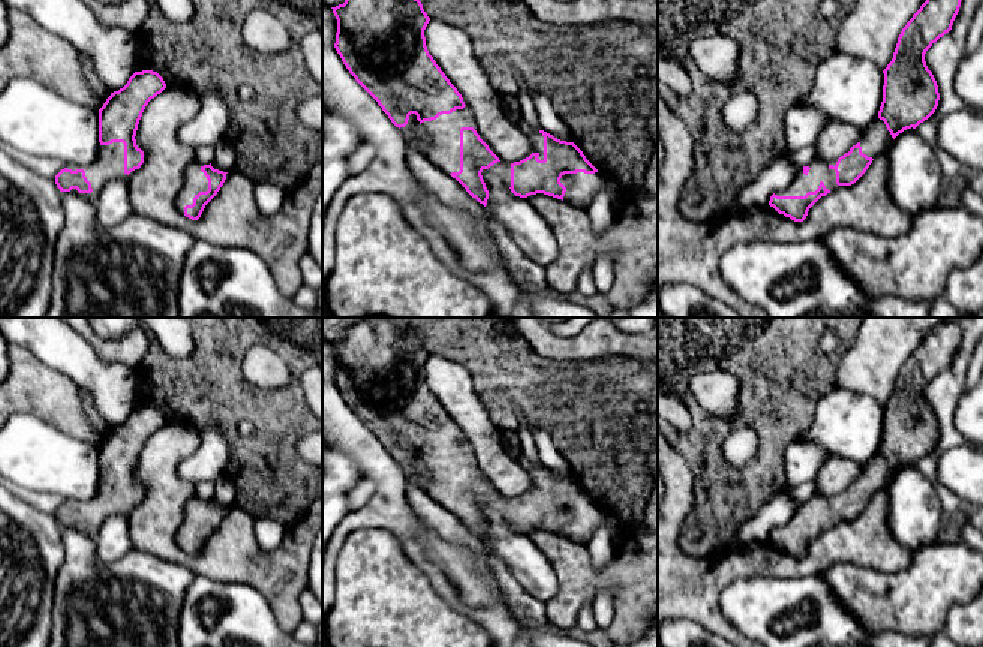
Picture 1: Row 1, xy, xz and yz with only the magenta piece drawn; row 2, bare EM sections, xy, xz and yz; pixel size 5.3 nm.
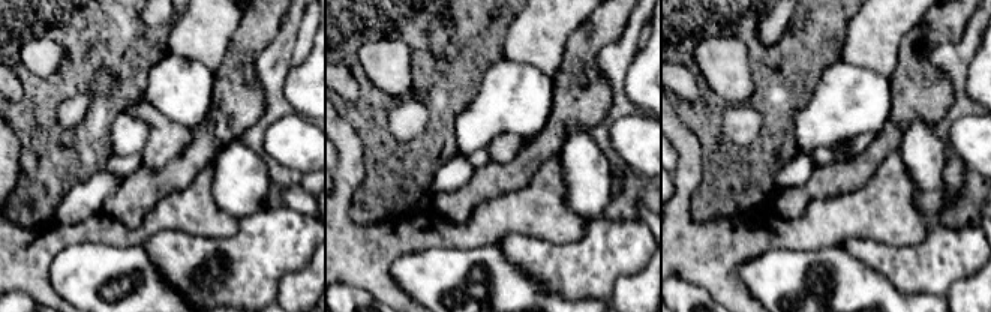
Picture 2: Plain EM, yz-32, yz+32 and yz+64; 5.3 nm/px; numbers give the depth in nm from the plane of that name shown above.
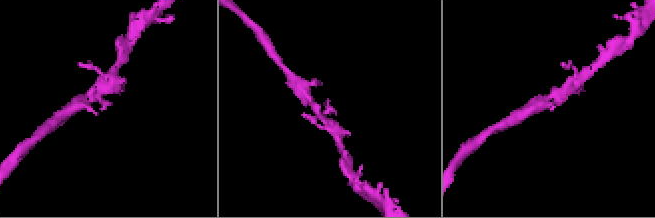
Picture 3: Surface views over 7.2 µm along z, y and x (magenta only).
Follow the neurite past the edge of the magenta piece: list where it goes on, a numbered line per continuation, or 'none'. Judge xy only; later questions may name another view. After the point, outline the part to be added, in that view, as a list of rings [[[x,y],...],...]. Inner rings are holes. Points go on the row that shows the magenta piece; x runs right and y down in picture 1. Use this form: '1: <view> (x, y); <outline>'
1: xy (108, 166); [[[112,142],[109,145],[99,145],[99,153],[91,163],[88,163],[88,165],[66,165],[66,168],[72,169],[72,171],[76,171],[76,169],[84,169],[85,171],[85,177],[91,183],[93,192],[91,193],[79,193],[76,189],[72,189],[70,192],[81,195],[82,198],[85,198],[90,202],[96,202],[99,193],[102,192],[102,189],[108,183],[112,183],[112,181],[117,181],[117,180],[129,180],[138,171],[138,169],[135,169],[129,175],[124,172],[124,144],[123,142]]]
2: xy (195, 181); [[[193,162],[186,169],[183,186],[175,196],[175,207],[181,214],[184,214],[186,205],[193,204],[193,198],[199,192],[208,190],[208,180],[201,171],[202,166],[204,166],[202,163]]]

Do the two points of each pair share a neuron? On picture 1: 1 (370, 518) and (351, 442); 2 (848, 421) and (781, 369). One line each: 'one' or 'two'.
1: one
2: two

